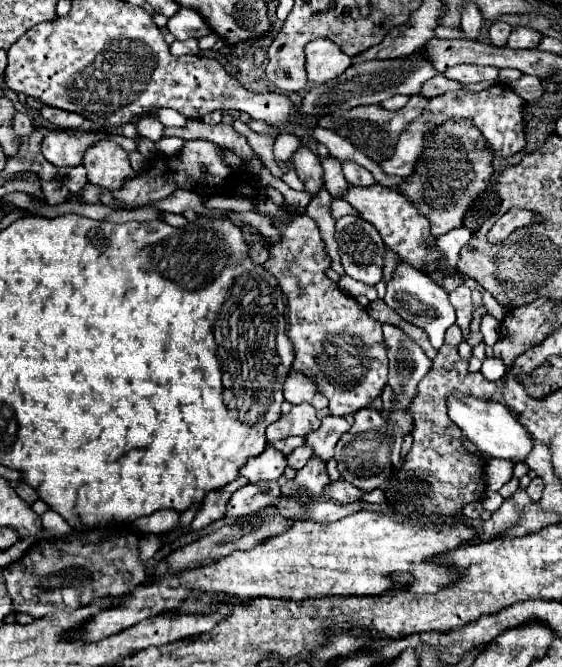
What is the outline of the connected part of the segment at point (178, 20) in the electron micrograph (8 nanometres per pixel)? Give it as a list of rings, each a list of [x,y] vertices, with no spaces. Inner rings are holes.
[[[179,9],[169,21],[167,21],[167,27],[169,31],[179,39],[189,39],[189,37],[195,37],[195,39],[201,39],[205,35],[211,35],[213,29],[207,25],[207,21],[203,19],[203,15],[195,9]]]

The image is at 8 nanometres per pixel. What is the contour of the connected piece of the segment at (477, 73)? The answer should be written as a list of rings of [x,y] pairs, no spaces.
[[[455,65],[445,71],[449,79],[461,83],[481,83],[481,81],[497,81],[499,69],[497,67],[479,67],[479,65]]]

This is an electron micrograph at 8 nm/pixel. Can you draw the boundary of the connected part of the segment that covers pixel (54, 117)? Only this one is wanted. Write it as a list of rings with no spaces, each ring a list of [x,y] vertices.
[[[49,105],[41,107],[41,115],[43,119],[47,119],[49,123],[61,127],[61,129],[79,129],[85,121],[85,117],[81,117],[79,113],[71,113],[71,111],[61,111]]]

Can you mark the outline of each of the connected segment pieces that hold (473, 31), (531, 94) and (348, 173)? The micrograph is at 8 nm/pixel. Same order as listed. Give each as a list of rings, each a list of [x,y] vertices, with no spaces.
[[[467,3],[463,9],[463,17],[461,17],[461,31],[463,31],[463,39],[469,41],[477,41],[481,35],[481,13],[473,3]]]
[[[523,75],[521,79],[511,83],[511,89],[515,89],[515,93],[519,93],[519,97],[523,97],[527,103],[539,99],[543,95],[543,87],[541,87],[541,79],[539,77],[531,77],[531,75]]]
[[[343,161],[343,175],[353,185],[373,185],[375,183],[375,179],[371,177],[371,171],[367,171],[365,167],[353,161]]]

